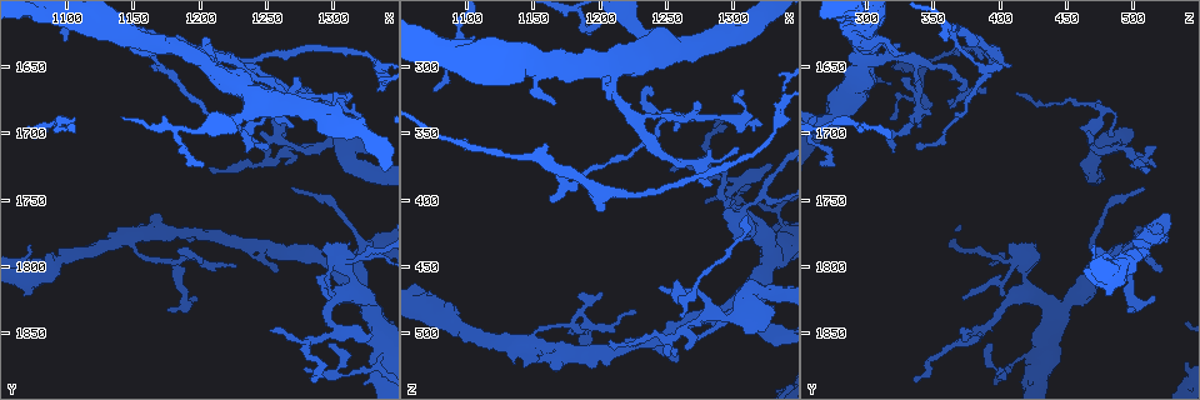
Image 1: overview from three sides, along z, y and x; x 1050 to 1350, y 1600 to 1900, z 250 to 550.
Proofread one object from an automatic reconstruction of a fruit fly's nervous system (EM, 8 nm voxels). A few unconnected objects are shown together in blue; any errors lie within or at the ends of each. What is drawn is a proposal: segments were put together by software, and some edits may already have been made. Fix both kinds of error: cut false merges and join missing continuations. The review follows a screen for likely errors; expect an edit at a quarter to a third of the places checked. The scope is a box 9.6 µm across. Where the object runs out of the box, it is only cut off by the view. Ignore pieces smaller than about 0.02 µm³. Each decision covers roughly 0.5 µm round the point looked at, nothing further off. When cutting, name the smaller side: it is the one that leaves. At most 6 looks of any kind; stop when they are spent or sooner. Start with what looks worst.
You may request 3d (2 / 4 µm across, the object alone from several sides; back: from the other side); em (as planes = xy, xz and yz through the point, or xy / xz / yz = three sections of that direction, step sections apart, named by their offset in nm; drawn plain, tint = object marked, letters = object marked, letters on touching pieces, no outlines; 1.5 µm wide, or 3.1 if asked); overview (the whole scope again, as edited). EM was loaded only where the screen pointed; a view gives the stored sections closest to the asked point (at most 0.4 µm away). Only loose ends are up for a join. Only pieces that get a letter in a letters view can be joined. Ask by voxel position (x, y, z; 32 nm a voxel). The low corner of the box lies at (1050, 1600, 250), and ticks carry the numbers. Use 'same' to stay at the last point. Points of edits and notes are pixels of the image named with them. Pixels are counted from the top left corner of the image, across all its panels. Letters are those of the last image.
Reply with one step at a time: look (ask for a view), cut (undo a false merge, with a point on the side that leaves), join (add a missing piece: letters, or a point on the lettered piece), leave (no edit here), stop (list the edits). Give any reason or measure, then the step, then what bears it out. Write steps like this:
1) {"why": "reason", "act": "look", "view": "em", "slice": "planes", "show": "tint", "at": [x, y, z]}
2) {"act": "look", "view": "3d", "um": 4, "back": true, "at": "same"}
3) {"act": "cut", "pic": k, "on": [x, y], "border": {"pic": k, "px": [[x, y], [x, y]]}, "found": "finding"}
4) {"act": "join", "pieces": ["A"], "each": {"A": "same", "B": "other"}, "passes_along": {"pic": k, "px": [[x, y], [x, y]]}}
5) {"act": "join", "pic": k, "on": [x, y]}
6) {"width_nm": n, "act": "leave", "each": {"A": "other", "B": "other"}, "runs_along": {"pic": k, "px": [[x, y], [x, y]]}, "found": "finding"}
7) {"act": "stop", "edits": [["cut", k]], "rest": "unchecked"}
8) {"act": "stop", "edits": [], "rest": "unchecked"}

{"why": "branch point", "act": "look", "view": "em", "slice": "planes", "show": "letters", "at": [1156, 1624, 364]}

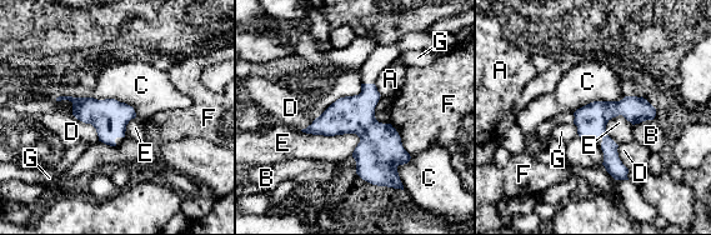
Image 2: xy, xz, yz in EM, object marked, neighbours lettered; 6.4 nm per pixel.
{"width_nm": 200, "act": "leave", "each": {"A": "other", "B": "other", "C": "other", "D": "other", "E": "other", "F": "other", "G": "other"}, "found": "all the same neuron"}

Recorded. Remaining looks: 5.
{"why": "an open end", "act": "look", "view": "3d", "um": 2, "at": [1200, 1826, 514]}

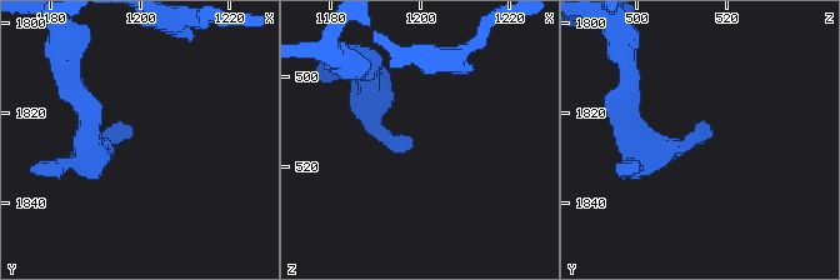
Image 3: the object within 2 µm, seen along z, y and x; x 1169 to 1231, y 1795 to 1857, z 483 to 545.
{"why": "now the EM", "act": "look", "view": "em", "slice": "xy", "step": 4, "show": "letters", "at": [1198, 1826, 513]}

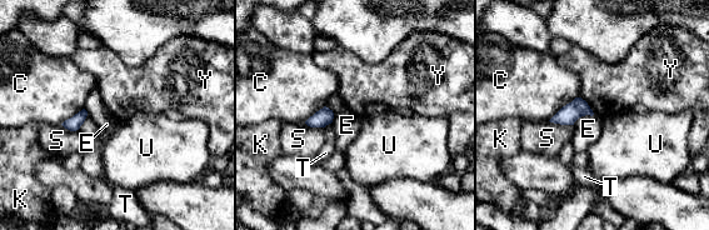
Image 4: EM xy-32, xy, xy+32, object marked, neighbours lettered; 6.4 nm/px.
{"why": "another direction", "act": "look", "view": "em", "slice": "planes", "show": "letters", "at": "same"}

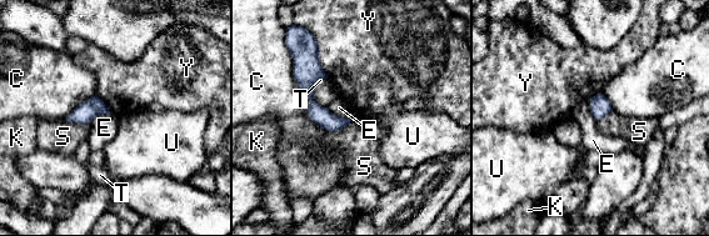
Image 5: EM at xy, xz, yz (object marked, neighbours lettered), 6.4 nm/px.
{"longest_contact_nm": ["C", 500], "act": "leave", "each": {"C": "other", "E": "other", "K": "other", "S": "other", "T": "other", "U": "other", "Y": "other"}, "border": {"pic": 5, "px": [[325, 108], [333, 114], [350, 120]]}, "found": "no lettered piece goes on from it"}

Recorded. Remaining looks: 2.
{"why": "three arms meet", "act": "look", "view": "3d", "um": 2, "at": [1208, 1630, 308]}

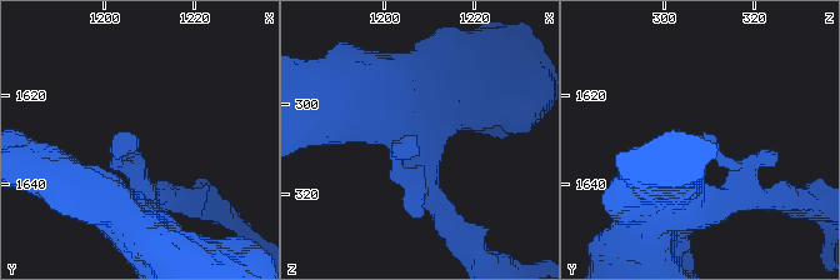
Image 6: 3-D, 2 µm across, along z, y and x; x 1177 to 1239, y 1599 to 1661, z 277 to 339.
{"why": "need the tissue", "act": "look", "view": "em", "slice": "planes", "show": "letters", "at": [1207, 1632, 308]}

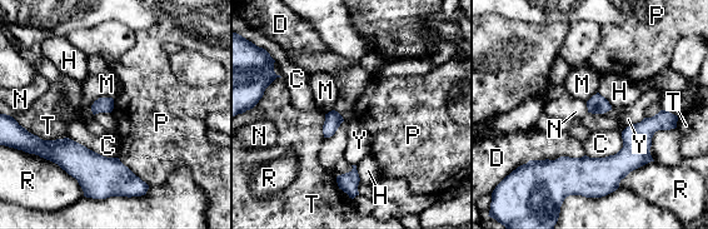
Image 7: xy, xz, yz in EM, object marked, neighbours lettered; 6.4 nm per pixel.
{"act": "leave", "each": {"C": "other", "D": "other", "H": "other", "M": "other", "N": "other", "P": "other", "R": "other", "T": "other", "Y": "other"}, "border": {"pic": 7, "px": [[118, 158], [149, 185]]}, "found": "none of them fits"}

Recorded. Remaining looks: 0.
{"act": "stop", "edits": [], "rest": "unchecked"}

